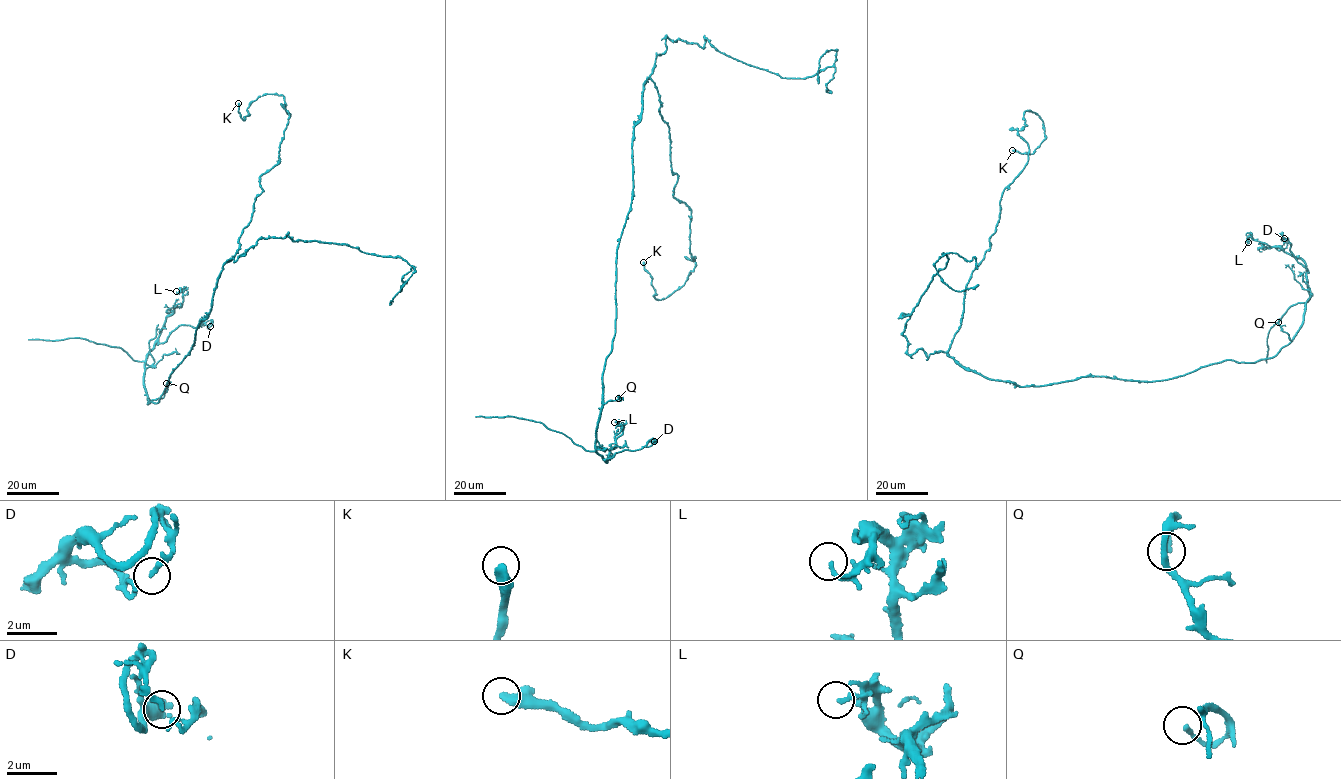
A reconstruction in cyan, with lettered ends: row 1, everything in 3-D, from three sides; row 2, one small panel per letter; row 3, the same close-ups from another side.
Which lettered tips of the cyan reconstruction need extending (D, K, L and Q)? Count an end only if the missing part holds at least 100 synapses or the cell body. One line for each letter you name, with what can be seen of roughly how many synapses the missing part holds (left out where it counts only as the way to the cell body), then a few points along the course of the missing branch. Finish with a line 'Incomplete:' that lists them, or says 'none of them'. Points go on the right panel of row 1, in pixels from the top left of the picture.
Incomplete: none of them

